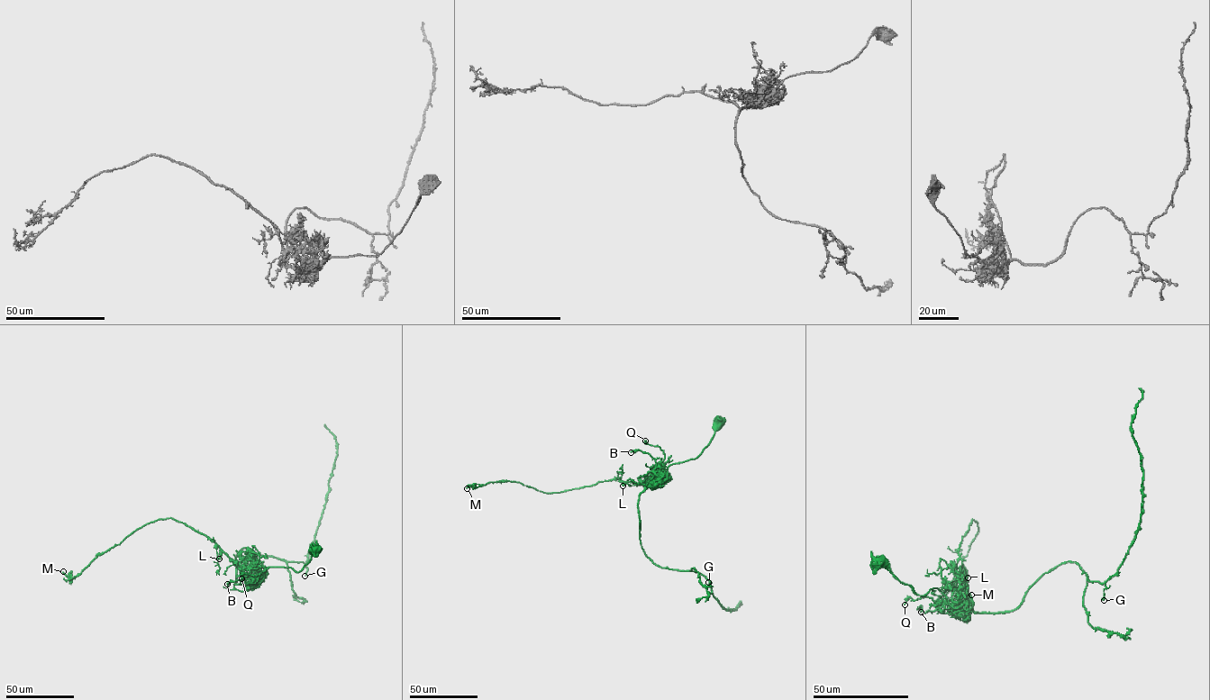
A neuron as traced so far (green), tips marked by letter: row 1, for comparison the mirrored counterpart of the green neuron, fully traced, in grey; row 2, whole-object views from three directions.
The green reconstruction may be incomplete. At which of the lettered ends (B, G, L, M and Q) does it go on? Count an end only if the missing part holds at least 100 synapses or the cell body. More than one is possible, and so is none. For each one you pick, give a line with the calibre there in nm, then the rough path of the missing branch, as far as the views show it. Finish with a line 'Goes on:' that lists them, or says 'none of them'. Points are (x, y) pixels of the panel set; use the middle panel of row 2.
Goes on: none of them

